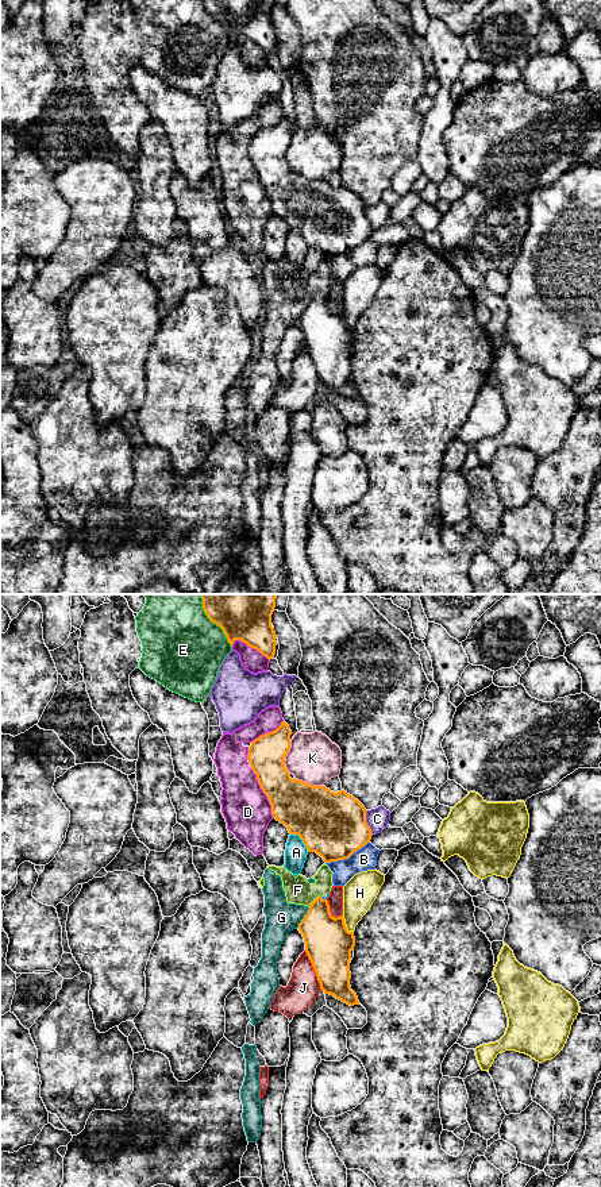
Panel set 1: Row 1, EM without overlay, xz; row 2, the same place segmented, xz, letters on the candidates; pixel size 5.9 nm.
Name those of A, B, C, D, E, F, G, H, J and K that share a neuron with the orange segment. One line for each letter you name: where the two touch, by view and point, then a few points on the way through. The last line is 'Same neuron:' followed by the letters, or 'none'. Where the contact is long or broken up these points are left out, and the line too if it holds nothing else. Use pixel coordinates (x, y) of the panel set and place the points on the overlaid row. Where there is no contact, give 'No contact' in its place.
Same neuron: none

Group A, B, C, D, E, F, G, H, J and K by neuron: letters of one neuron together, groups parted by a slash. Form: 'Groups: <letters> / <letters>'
Groups: A / B F G / C / D / E / H / J / K

